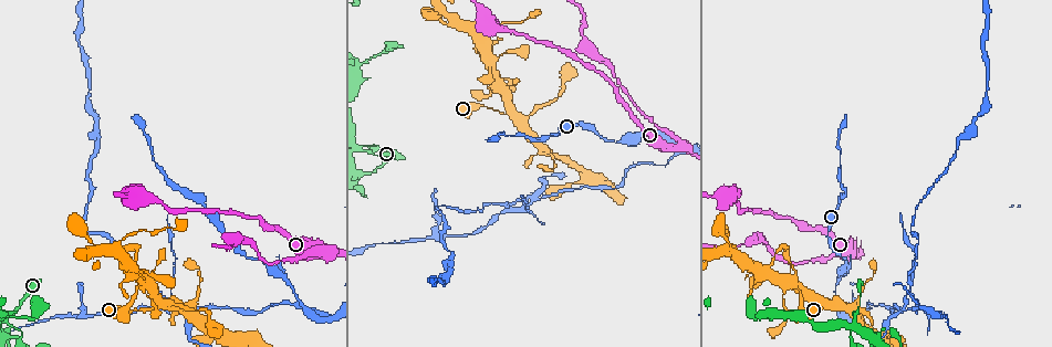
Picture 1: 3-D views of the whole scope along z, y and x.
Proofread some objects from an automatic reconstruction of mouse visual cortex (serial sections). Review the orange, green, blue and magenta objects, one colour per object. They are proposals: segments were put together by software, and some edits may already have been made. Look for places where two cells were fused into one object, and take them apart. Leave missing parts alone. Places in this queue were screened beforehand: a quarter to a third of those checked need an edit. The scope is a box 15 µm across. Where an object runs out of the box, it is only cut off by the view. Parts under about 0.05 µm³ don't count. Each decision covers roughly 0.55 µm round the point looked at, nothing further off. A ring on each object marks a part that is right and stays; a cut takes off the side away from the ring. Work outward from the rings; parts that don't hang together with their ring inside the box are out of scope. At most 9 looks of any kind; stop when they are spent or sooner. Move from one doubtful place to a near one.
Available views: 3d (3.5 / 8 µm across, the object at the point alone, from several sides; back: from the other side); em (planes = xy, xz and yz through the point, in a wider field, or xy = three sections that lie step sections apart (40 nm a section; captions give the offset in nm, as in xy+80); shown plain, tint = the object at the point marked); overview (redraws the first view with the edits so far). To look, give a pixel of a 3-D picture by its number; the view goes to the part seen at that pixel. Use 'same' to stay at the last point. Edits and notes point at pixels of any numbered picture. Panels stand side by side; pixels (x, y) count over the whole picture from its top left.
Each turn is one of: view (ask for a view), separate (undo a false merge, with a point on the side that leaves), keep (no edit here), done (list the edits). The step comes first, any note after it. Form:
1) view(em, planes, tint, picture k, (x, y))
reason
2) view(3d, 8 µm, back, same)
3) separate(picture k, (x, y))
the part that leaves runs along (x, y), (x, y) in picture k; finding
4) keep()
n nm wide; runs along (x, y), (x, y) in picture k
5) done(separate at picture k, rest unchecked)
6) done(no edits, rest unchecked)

view(3d, 3.5 µm, picture 1, (513, 114))
sudden change in width

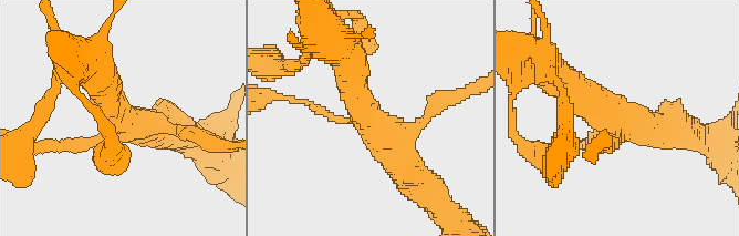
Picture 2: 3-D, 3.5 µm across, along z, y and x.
view(em, xy, step 5, tint, picture 2, (119, 127))
4 arms; arms of 150, 150, 450, 450 nm; need the tissue

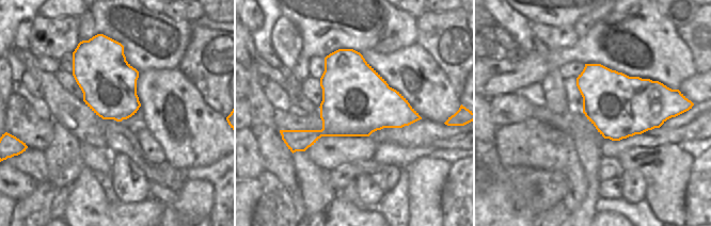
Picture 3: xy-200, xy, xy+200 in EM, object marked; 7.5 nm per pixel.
keep()
500 nm wide; runs along (53, 149), (117, 125), (104, 84) in picture 2; one cell here

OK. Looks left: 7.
view(3d, 3.5 µm, picture 1, (123, 238))
sudden change in width

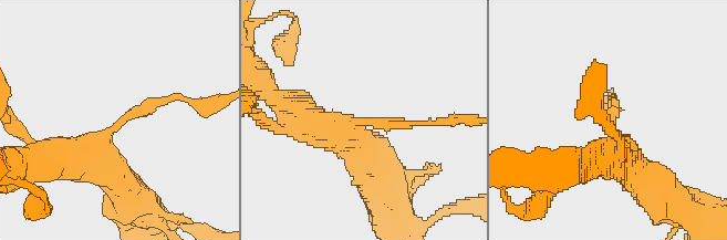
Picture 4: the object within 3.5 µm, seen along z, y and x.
view(em, xy, step 5, tint, picture 4, (113, 128))
arms of 150, 500 nm

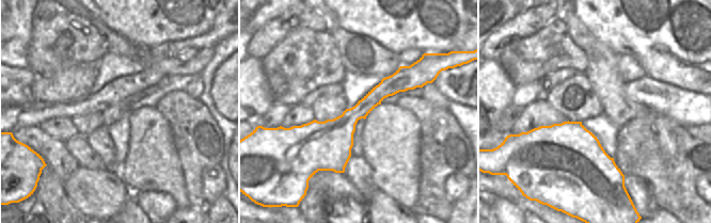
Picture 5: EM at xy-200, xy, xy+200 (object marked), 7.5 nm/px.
keep()
runs along (125, 186), (101, 142), (128, 115), (173, 101) in picture 4; all the same cell

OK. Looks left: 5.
view(3d, 3.5 µm, picture 1, (328, 247))
calibre changes

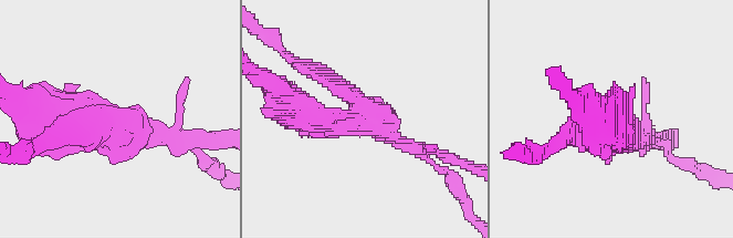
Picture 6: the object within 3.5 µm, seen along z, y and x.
view(em, xy, step 1, tint, picture 6, (112, 125))
shape alone is not enough

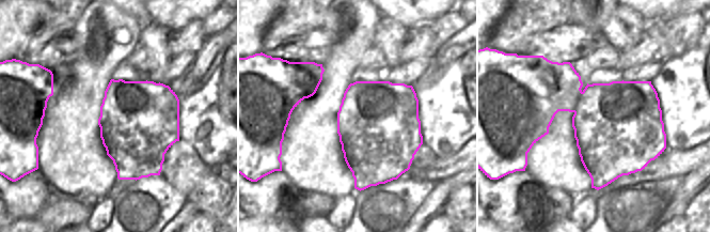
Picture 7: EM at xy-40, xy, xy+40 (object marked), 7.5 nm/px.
separate(picture 6, (330, 75))
border along (582, 92), (577, 108), (573, 111) in picture 7; a second cell is stuck on

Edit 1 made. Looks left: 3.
view(overview)
redraw

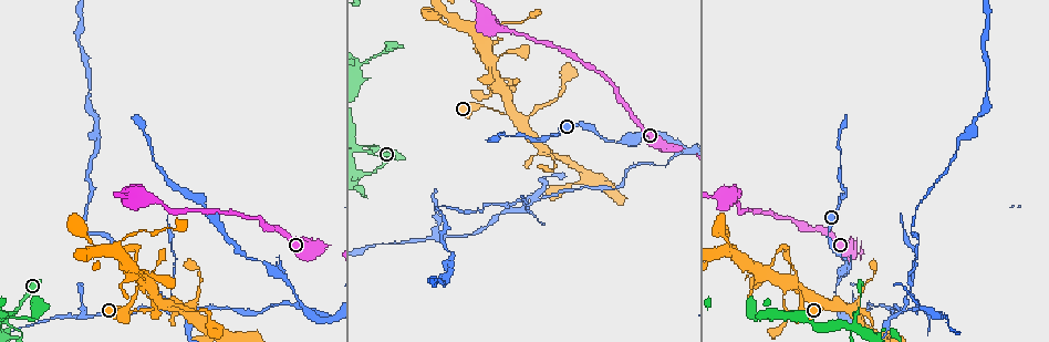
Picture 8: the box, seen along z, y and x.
view(3d, 3.5 µm, back, picture 8, (622, 140))
thick turns thin

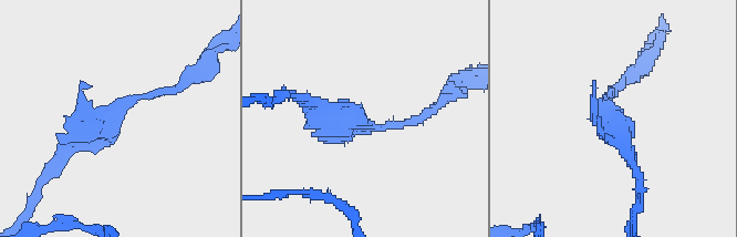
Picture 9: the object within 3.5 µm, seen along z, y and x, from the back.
view(em, xy, step 1, tint, picture 9, (608, 109))

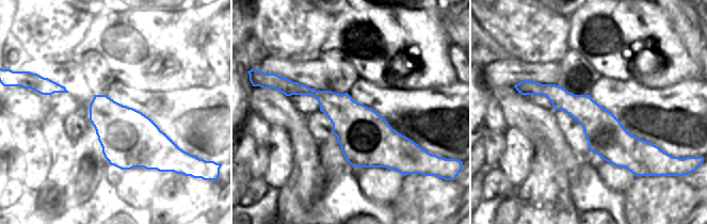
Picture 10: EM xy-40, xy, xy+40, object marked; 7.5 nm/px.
keep()
400 nm wide; runs along (182, 84), (121, 104), (63, 152) in picture 9; all the same cell

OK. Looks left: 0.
done(separate at picture 6, rest unchecked)

